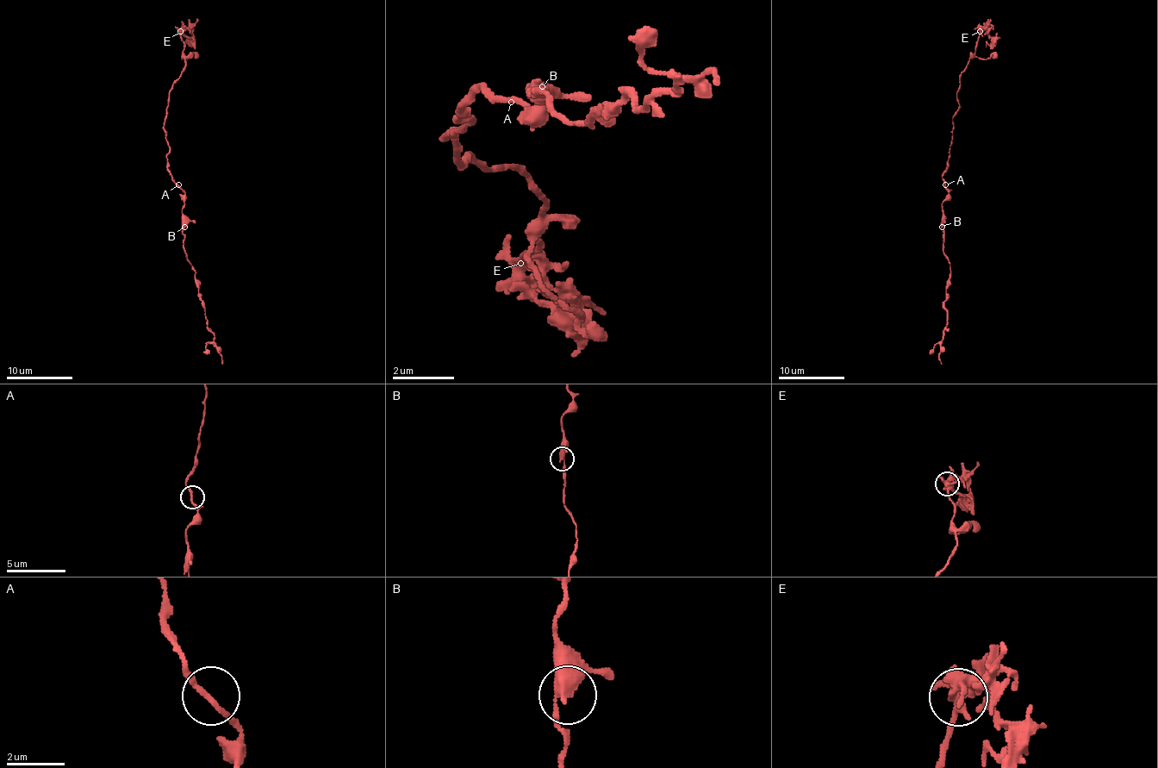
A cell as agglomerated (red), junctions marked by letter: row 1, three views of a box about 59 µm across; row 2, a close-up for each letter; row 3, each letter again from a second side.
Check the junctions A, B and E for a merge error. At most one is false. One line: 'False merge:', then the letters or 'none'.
False merge: E

